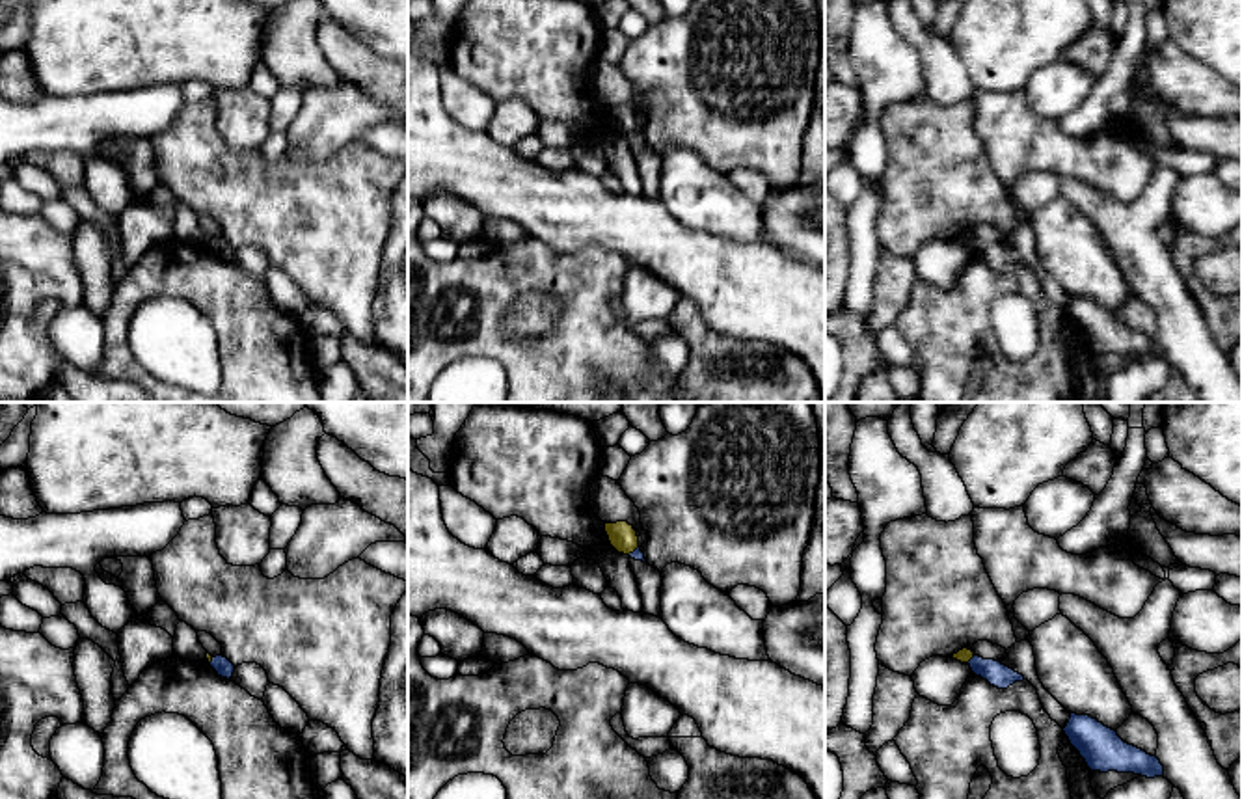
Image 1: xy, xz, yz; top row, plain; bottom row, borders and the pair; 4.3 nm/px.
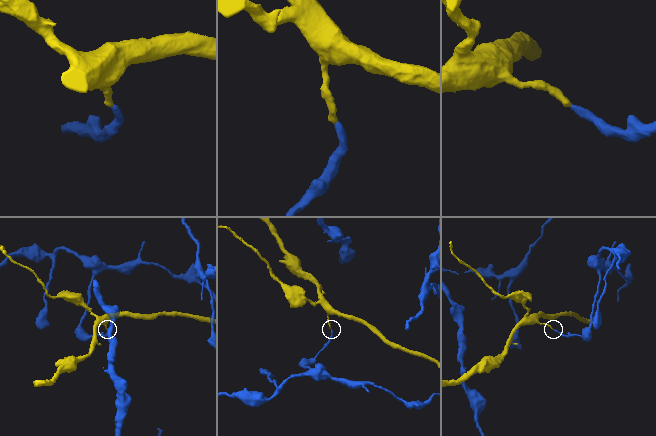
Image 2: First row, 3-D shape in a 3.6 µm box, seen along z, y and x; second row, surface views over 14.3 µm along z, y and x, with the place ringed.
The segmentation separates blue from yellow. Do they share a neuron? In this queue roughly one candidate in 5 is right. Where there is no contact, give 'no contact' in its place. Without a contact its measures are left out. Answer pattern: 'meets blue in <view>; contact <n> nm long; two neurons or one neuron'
meets blue in yz; contact 50 nm long; two neurons

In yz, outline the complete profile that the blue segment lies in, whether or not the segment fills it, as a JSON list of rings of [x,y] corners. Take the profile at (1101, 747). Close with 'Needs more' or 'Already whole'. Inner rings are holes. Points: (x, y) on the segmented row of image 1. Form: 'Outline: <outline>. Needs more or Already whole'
Outline: [[[1071,713],[1063,732],[1091,771],[1134,773],[1147,779],[1164,777],[1164,765],[1156,756],[1125,743],[1115,730],[1089,715]]]. Already whole

